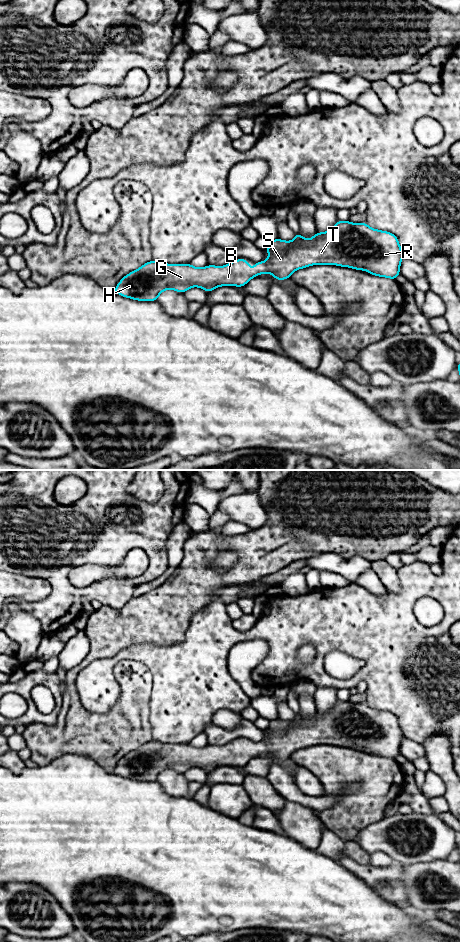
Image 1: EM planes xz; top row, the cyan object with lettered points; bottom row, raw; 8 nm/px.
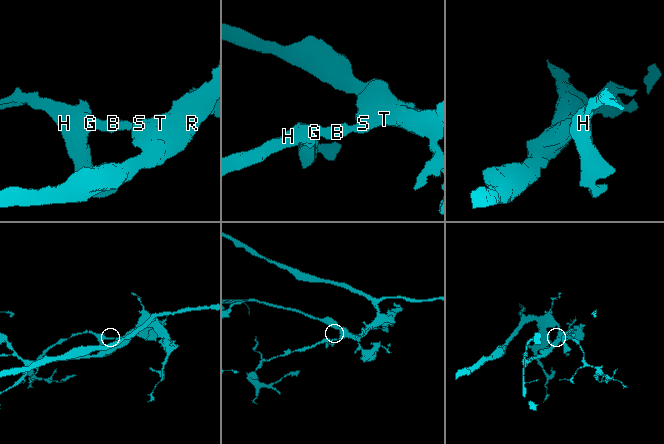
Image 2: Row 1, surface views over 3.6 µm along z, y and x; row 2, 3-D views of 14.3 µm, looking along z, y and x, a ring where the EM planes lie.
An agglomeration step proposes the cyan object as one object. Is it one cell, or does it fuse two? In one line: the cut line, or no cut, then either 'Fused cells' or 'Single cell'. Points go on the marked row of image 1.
No split. Single cell

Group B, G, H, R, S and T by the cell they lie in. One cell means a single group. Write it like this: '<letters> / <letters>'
B G H R S T

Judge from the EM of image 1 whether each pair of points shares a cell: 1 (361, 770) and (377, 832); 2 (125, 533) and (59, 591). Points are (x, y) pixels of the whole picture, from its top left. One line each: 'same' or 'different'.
1: different
2: same

